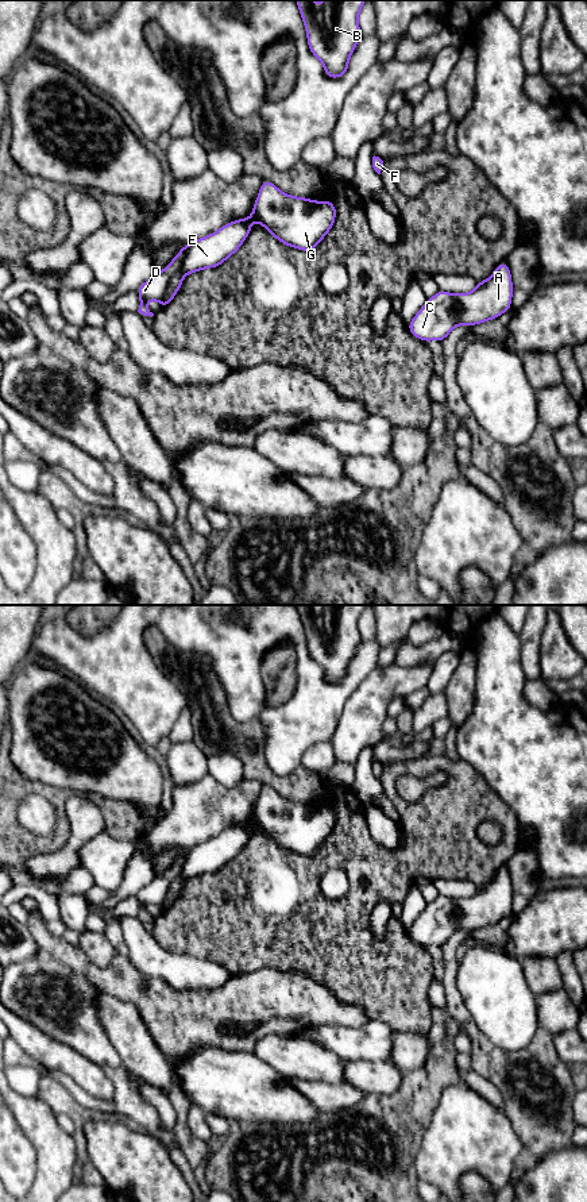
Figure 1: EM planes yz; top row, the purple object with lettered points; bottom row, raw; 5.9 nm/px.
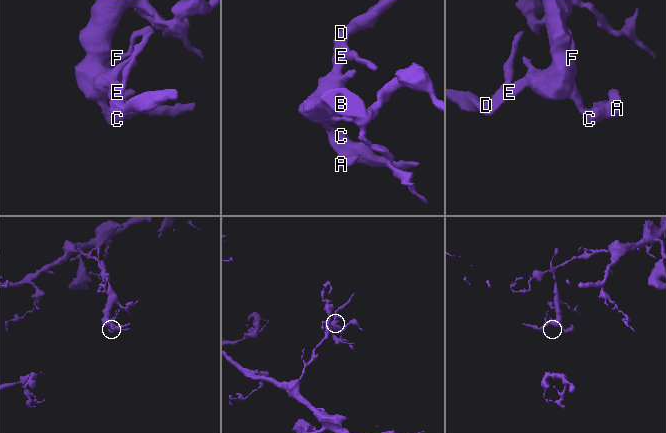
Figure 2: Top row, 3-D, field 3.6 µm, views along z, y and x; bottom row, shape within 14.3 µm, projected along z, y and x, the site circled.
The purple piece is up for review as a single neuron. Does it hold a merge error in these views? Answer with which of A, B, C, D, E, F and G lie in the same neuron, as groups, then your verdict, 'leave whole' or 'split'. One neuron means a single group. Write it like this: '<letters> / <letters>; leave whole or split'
A B C D E F G; leave whole

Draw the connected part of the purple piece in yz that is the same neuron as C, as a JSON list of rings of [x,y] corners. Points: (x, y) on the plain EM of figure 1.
[[[501,867],[490,883],[476,887],[470,898],[439,895],[408,929],[422,947],[443,947],[456,931],[476,931],[499,922],[511,913],[513,887],[510,872]]]

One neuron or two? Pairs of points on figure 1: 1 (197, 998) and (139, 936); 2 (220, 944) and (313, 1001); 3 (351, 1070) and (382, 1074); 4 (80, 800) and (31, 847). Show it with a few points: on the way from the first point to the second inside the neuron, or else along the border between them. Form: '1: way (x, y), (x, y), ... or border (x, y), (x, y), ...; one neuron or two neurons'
1: border (159, 977), (177, 989), (213, 989), (220, 986); two neurons
2: border (290, 970), (261, 967), (232, 975); two neurons
3: way (359, 1074), (374, 1074); one neuron
4: border (50, 786), (70, 792), (65, 802), (65, 847); two neurons

